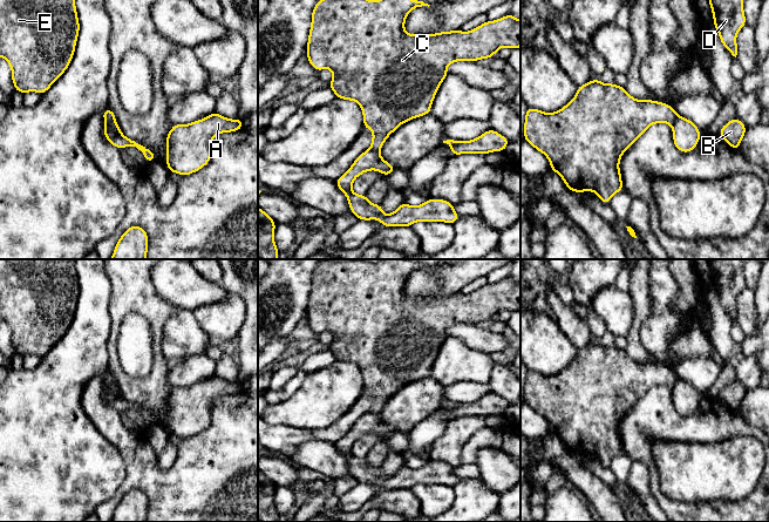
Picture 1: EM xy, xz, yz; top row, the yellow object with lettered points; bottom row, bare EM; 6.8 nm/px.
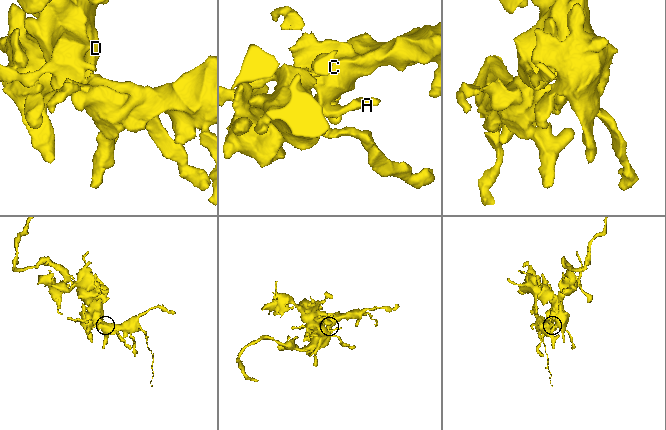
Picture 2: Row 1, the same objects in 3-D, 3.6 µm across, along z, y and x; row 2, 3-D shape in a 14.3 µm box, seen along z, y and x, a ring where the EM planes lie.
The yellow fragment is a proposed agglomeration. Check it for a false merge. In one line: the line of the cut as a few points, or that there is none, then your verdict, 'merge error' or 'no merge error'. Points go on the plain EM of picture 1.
no cut | no merge error

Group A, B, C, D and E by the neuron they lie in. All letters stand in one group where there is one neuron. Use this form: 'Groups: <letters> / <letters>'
Groups: A B C D E

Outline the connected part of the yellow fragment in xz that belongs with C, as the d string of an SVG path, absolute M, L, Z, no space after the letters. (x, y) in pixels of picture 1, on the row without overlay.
M326 259L312 273L306 320L315 333L328 331L333 334L329 351L338 361L358 365L363 377L363 391L373 394L370 411L353 425L335 447L347 459L351 475L358 482L379 482L382 489L411 489L420 483L454 487L461 480L450 465L431 461L417 469L403 465L393 476L384 477L381 468L370 466L366 457L354 456L352 447L366 434L376 433L387 440L396 432L381 420L381 409L402 386L430 377L435 358L449 338L447 330L450 326L491 321L501 310L520 310L520 283L511 277L486 284L470 294L407 297L407 278L422 269L430 267L407 259L384 259L376 264L363 259Z

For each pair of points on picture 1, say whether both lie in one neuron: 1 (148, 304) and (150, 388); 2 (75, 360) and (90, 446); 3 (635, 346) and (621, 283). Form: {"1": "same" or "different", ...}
{"1": "same", "2": "same", "3": "different"}

